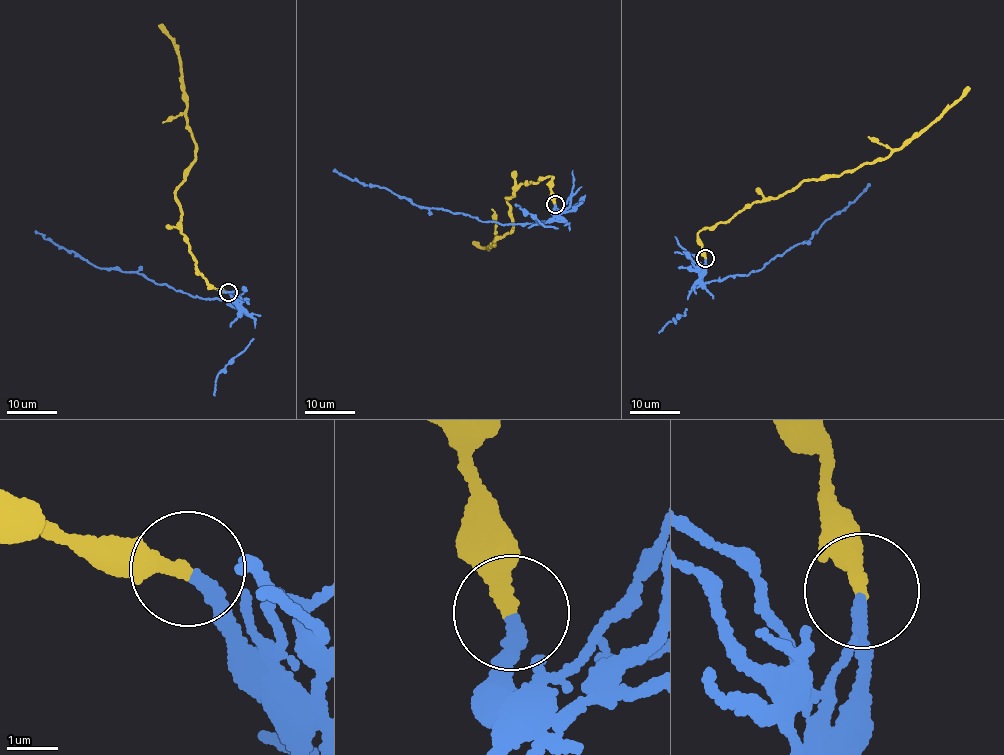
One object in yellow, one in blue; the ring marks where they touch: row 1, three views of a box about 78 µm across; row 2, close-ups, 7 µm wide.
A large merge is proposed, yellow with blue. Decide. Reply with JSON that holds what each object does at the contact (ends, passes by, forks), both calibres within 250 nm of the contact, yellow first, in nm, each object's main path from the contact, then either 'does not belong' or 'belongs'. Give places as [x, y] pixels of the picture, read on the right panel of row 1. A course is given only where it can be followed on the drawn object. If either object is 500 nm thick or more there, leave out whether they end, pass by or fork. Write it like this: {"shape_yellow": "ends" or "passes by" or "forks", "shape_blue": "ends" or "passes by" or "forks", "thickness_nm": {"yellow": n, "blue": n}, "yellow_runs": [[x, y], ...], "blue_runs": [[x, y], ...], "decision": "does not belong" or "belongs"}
{"shape_yellow": "ends", "shape_blue": "ends", "thickness_nm": {"yellow": 320, "blue": 240}, "yellow_runs": [[705, 258], [701, 230], [752, 203], [775, 199], [804, 181], [838, 177], [882, 160], [970, 87]], "blue_runs": [[705, 258], [703, 282], [763, 268], [777, 256], [811, 239], [869, 183]], "decision": "does not belong"}

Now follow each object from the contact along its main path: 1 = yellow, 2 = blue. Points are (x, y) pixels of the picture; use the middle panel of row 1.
1: (555, 203), (549, 175), (537, 182), (524, 183), (506, 199), (512, 230), (487, 249), (472, 242)
2: (555, 203), (551, 219), (531, 224), (481, 221), (415, 205), (384, 187), (368, 185), (334, 169)

